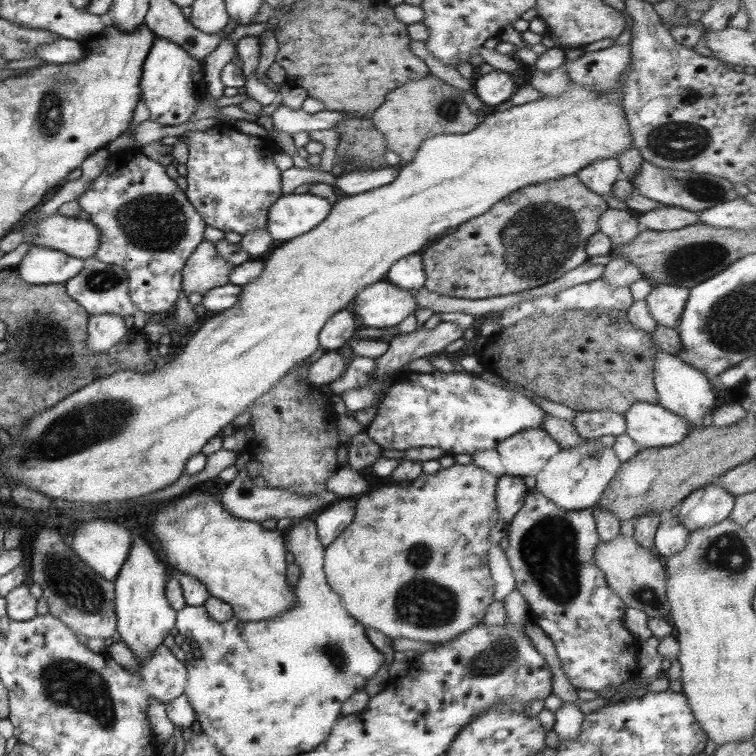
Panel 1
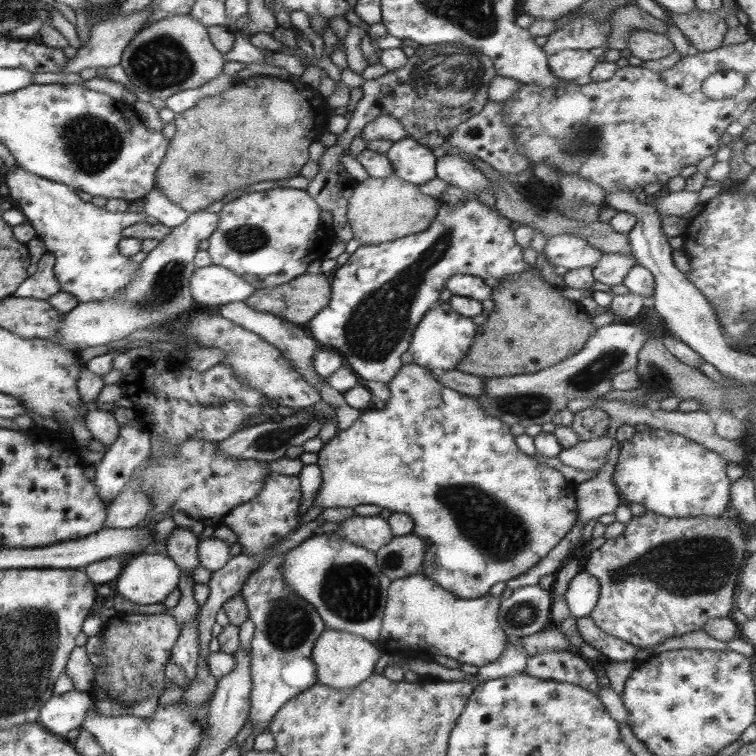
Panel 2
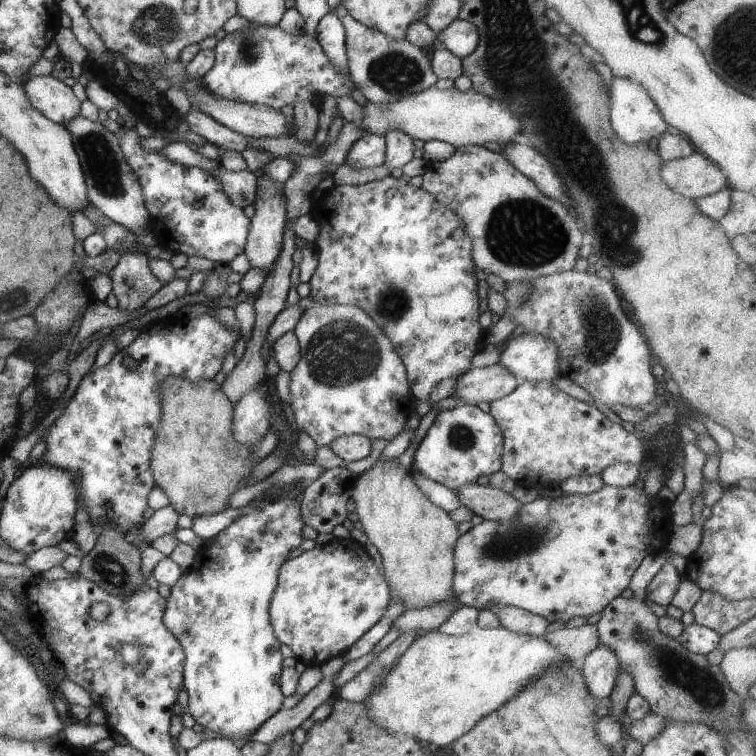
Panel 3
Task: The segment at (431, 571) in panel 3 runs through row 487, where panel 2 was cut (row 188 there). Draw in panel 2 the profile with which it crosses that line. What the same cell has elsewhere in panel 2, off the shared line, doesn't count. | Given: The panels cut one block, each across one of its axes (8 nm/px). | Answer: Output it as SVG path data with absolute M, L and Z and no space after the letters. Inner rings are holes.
M391 174L385 178L369 177L364 182L355 183L349 198L347 220L353 238L363 246L375 246L381 242L391 242L392 239L423 232L435 219L437 200L421 194L417 186L404 181L403 178Z

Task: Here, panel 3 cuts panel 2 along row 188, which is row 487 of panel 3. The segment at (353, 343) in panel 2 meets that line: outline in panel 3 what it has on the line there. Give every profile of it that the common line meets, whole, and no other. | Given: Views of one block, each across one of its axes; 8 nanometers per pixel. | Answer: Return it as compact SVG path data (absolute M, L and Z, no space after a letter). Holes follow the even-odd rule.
M457 404L453 409L438 412L437 416L435 416L433 424L429 426L425 436L416 447L410 470L413 469L424 478L439 483L455 493L455 490L459 486L463 486L463 484L474 484L475 480L482 474L488 476L499 471L502 441L501 430L499 430L499 426L497 426L489 412L483 412L475 405L464 404L460 406Z

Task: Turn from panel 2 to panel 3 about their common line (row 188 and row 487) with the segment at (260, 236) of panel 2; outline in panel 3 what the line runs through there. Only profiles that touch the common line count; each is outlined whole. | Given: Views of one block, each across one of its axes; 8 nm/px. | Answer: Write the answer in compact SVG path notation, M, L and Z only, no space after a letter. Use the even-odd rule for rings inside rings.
M285 484L285 486L271 486L267 490L263 490L257 498L253 498L250 502L245 504L243 512L247 514L241 514L237 516L227 528L223 528L216 536L213 536L213 542L209 546L201 546L196 553L193 563L182 573L182 576L177 578L177 582L171 586L169 596L165 599L165 612L163 612L163 625L167 630L171 632L177 638L181 650L183 650L185 661L183 662L183 686L188 695L188 710L195 724L202 726L206 730L212 730L216 732L216 738L225 738L225 740L231 740L231 744L240 747L245 742L251 742L251 734L261 728L261 725L266 722L267 718L271 718L273 714L276 714L280 710L281 703L284 696L281 693L279 687L279 674L281 674L281 661L282 656L279 651L279 640L273 634L273 628L269 622L269 616L267 614L267 608L269 608L269 602L271 601L271 594L275 590L275 584L277 583L277 570L279 566L283 565L283 562L287 559L287 554L301 544L301 528L303 528L303 522L301 522L301 516L299 512L299 504L295 502L295 498L298 496L295 490L294 484Z

